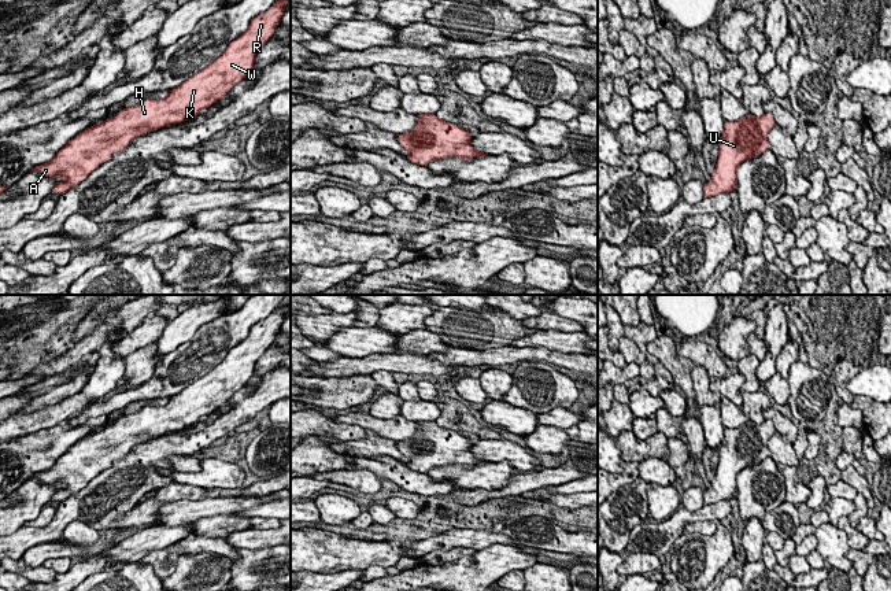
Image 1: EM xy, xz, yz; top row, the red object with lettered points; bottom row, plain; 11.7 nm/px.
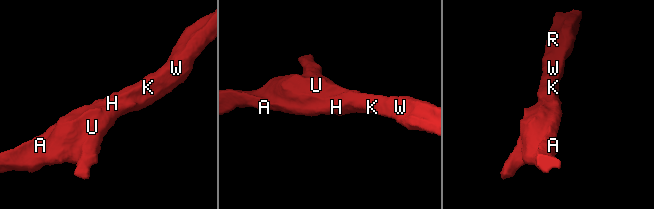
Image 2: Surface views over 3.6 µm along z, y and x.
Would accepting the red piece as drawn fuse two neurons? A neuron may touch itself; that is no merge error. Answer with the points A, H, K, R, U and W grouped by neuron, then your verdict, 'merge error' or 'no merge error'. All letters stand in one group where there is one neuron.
A H K R U W; no merge error

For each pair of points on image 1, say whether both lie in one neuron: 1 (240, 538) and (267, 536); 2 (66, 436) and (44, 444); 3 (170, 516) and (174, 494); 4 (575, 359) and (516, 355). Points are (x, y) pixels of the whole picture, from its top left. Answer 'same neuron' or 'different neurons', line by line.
1: same neuron
2: same neuron
3: different neurons
4: same neuron

